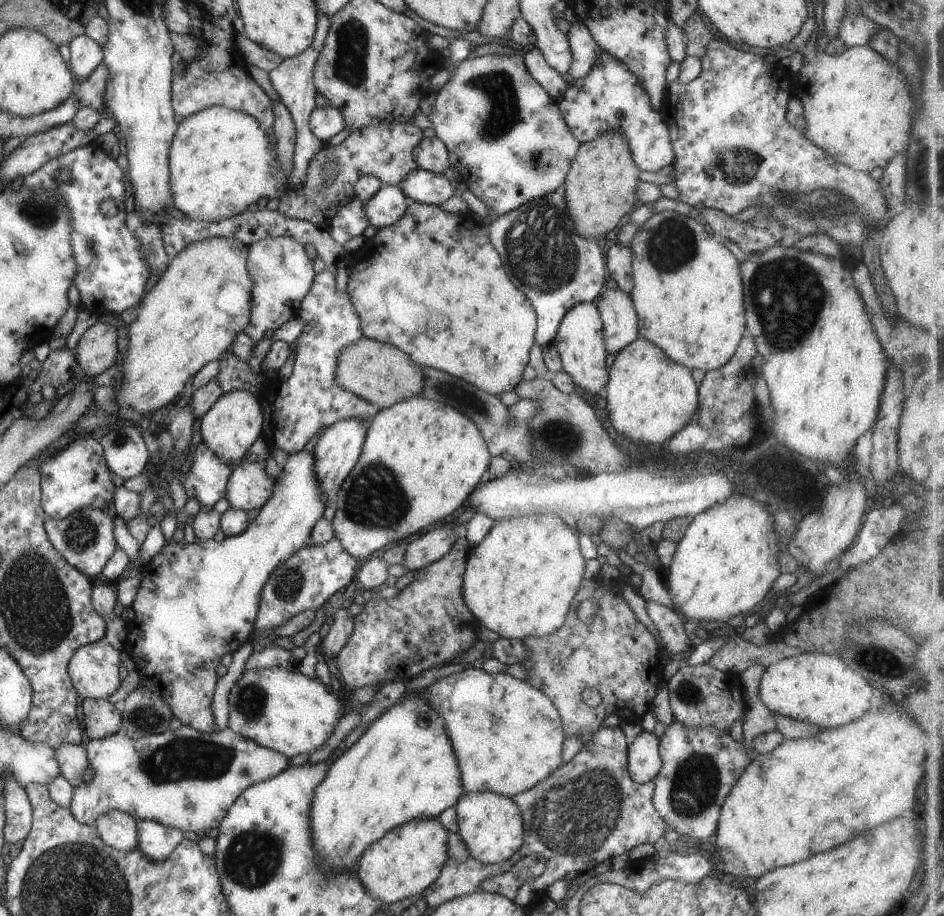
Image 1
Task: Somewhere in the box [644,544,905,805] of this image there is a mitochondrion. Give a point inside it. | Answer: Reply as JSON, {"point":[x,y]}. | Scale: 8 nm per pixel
{"point":[689,694]}

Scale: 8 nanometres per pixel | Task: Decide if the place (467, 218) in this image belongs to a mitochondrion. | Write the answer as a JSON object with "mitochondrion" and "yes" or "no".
{"mitochondrion":"no"}

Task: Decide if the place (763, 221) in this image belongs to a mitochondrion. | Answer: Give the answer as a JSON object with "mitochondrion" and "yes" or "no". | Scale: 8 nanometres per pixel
{"mitochondrion":"yes"}

